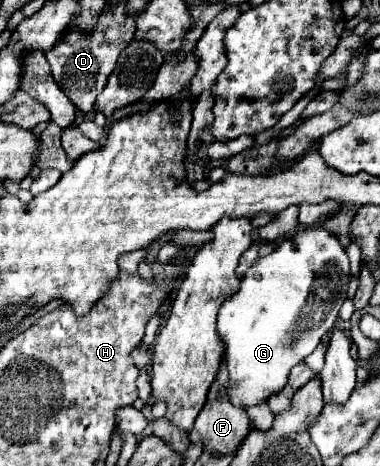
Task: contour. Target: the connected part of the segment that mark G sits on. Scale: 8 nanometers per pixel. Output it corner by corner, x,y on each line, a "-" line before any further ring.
308,227
284,239
274,253
260,257
246,271
240,289
232,293
218,311
218,333
224,341
224,355
230,371
228,395
234,405
256,405
286,385
290,369
316,349
322,335
328,333
338,319
338,311
346,299
348,281
348,255
338,237
324,227

